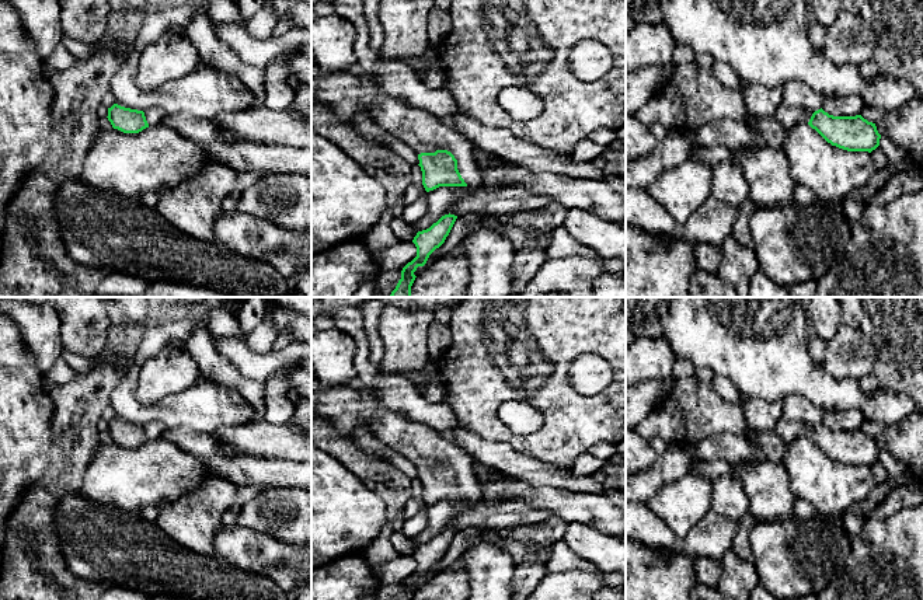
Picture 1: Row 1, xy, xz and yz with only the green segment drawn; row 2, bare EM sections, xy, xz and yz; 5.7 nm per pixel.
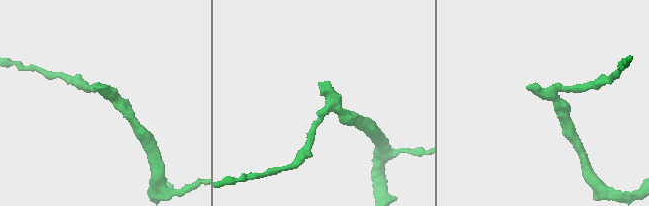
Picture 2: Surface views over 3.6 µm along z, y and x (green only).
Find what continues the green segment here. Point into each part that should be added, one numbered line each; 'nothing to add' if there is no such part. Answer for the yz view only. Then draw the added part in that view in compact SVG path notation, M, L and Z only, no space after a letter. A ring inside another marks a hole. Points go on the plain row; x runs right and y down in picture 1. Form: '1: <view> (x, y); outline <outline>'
1: yz (787, 431); outline M780 418L773 432L779 435L783 442L790 443L791 440L800 436L808 437L814 426L815 425L811 423L798 421L790 422L784 418Z

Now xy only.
1: xy (155, 431); outline M149 422L144 426L146 435L149 437L149 440L157 440L163 436L163 433L166 432L166 426L160 422Z

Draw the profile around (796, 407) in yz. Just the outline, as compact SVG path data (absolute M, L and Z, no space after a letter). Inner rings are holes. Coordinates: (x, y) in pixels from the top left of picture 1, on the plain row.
M790 394L784 397L781 402L783 418L786 421L798 421L811 425L818 425L823 421L825 412L801 394Z

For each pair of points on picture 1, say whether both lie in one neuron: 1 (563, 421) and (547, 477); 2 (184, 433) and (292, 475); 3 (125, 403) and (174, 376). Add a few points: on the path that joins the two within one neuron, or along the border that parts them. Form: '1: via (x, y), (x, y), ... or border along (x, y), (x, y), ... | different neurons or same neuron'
1: border along (519, 452), (554, 466), (570, 468) | different neurons
2: via (211, 453), (226, 467), (265, 473) | same neuron
3: border along (136, 369), (140, 403), (169, 396) | different neurons

